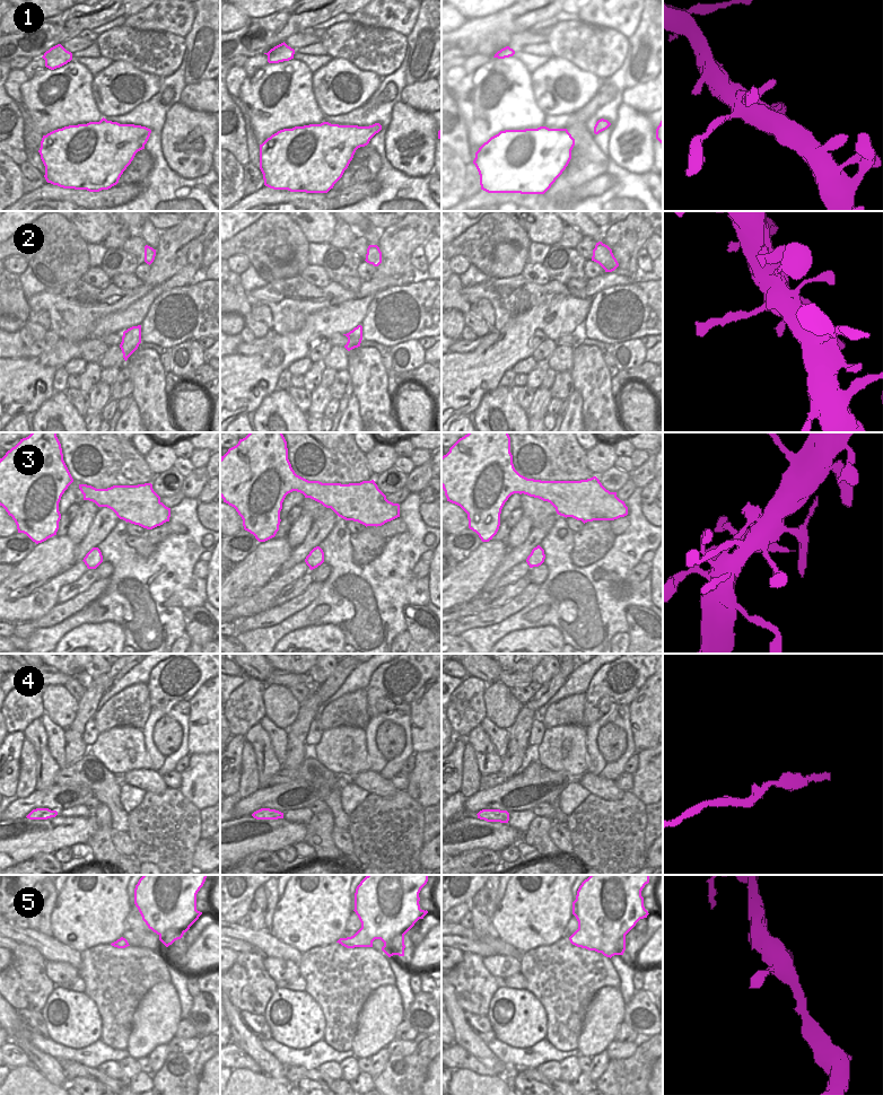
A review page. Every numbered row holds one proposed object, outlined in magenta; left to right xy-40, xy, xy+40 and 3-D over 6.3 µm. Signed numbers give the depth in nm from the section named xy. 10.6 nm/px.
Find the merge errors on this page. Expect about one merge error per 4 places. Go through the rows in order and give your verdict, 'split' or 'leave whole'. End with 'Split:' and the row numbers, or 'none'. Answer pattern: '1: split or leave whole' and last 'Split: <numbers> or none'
1: leave whole
2: split
3: leave whole
4: leave whole
5: leave whole
Split: 2

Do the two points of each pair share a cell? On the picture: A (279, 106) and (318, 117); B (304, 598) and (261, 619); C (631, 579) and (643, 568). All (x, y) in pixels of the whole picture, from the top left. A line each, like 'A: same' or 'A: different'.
A: same
B: same
C: same

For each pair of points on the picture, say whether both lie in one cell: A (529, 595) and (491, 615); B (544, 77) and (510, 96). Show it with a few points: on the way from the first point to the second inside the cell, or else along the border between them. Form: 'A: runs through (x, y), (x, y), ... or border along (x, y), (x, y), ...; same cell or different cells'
A: runs through (519, 602), (500, 613); same cell
B: border along (530, 72), (533, 97), (540, 108); different cells

